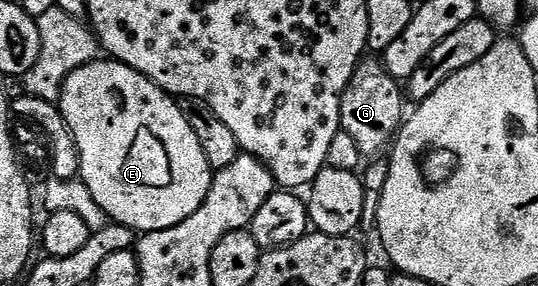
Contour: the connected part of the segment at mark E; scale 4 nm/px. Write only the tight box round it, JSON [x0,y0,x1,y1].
[58,60,214,234]

